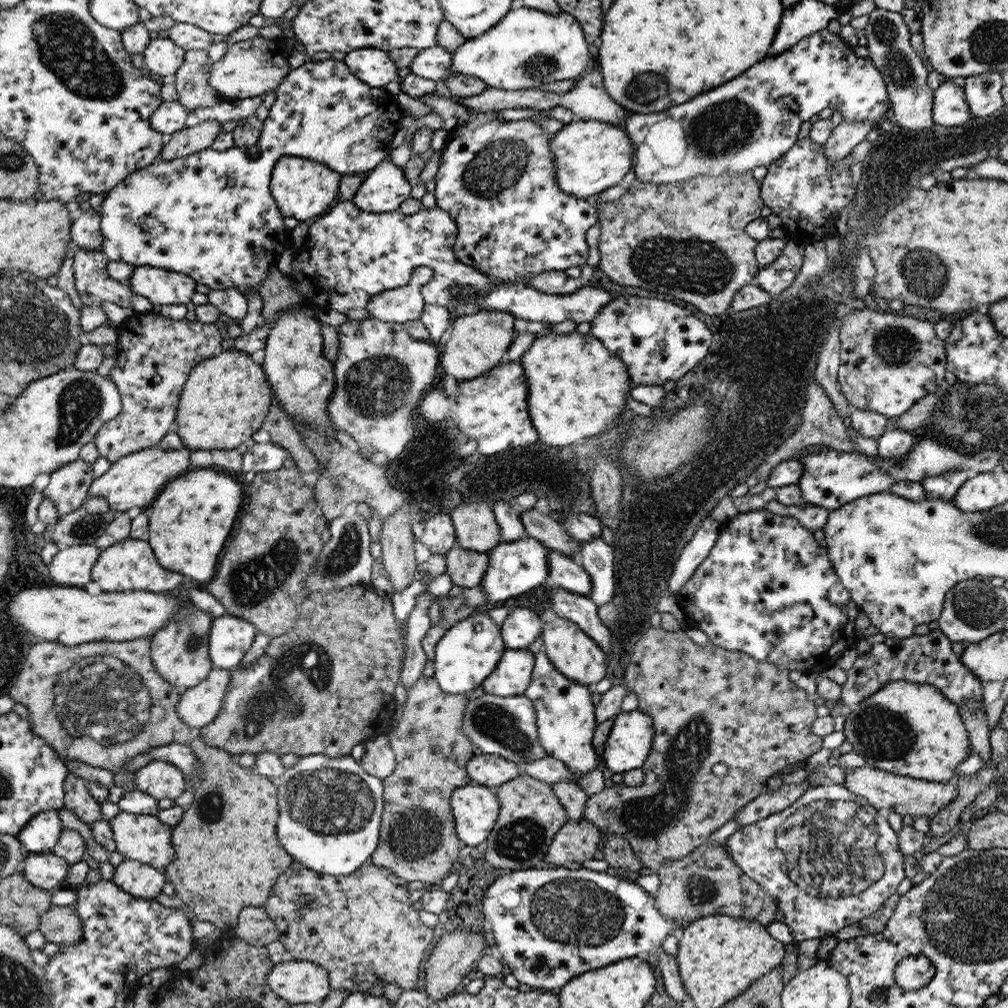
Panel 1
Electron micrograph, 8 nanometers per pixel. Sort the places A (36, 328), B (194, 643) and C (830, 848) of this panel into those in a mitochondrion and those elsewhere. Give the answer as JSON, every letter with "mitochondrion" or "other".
{"A":"mitochondrion","B":"mitochondrion","C":"mitochondrion"}

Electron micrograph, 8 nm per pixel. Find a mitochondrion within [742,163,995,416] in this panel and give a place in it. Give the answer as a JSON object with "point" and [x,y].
{"point":[923,273]}

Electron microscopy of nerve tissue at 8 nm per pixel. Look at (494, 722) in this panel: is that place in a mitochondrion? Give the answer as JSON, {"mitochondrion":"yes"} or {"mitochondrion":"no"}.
{"mitochondrion":"yes"}

